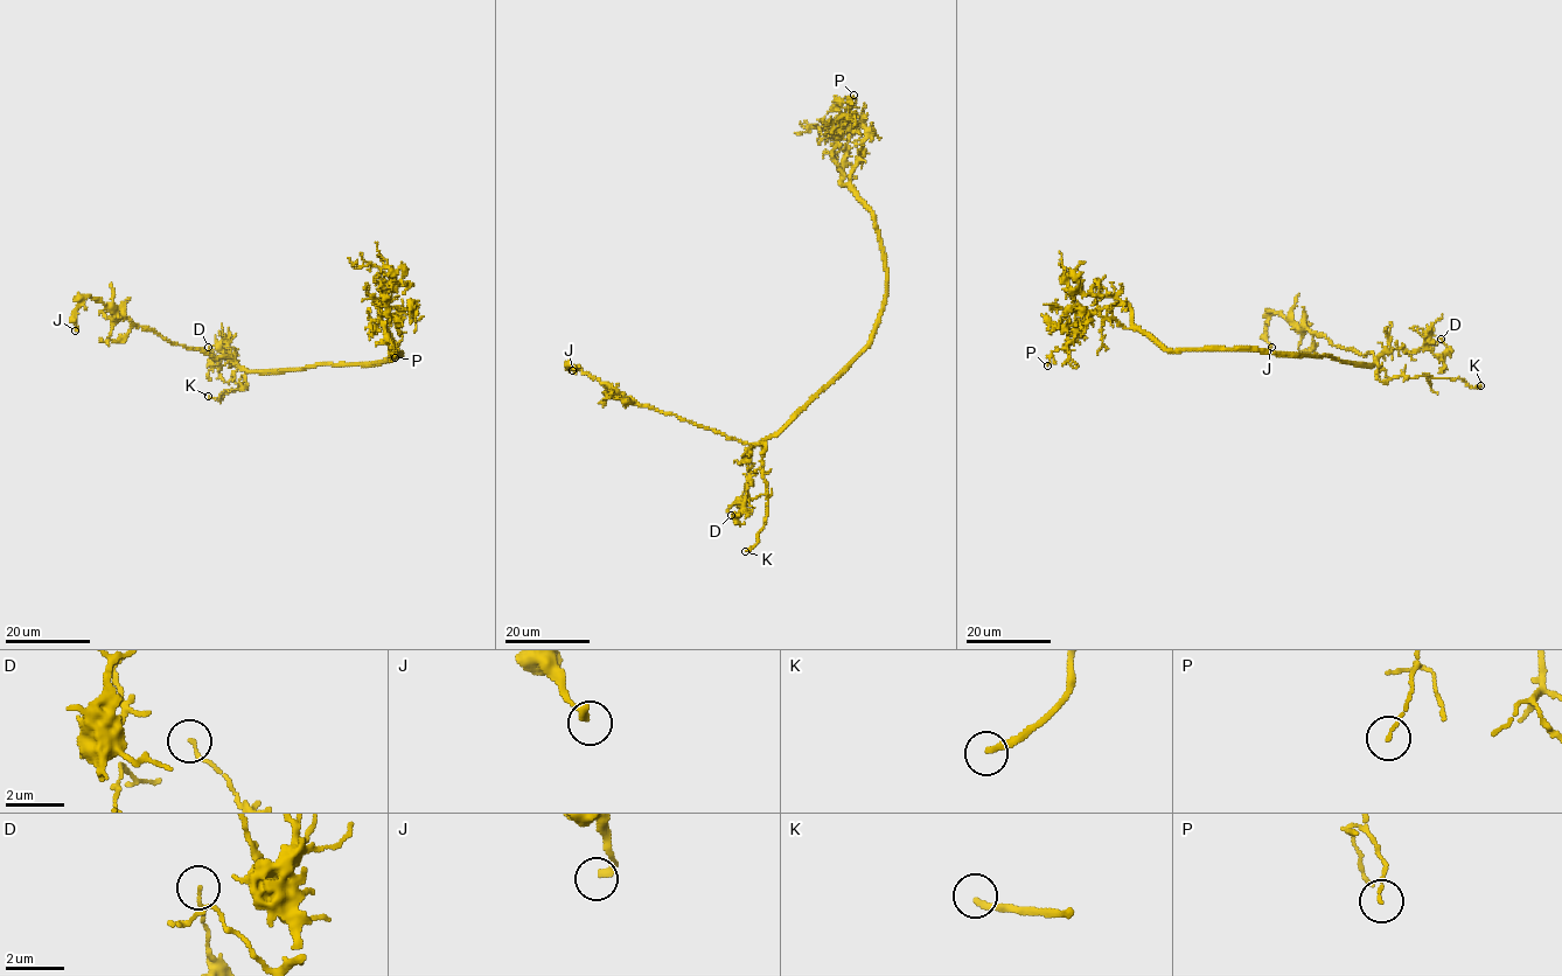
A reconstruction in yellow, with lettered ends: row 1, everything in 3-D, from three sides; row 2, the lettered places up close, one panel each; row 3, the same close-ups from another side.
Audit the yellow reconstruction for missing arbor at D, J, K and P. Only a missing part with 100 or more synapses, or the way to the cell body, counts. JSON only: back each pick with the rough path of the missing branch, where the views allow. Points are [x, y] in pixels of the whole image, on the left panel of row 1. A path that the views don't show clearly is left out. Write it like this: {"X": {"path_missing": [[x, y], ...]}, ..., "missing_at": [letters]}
{"K": {"path_missing": [[208, 396], [202, 395], [209, 361], [206, 300], [217, 246], [216, 214]]}, "missing_at": ["K"]}

